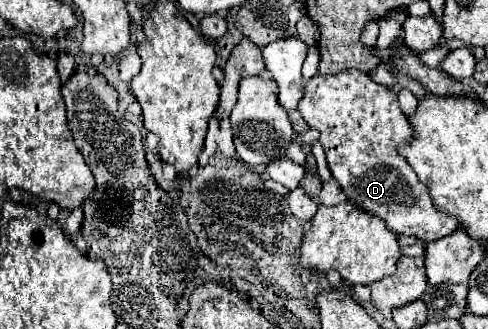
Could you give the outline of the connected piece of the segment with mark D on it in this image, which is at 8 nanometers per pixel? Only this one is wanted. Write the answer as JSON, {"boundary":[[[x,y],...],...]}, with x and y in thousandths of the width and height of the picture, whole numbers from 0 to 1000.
{"boundary":[[[740,213],[645,225],[625,243],[625,286],[609,328],[633,389],[658,401],[654,432],[666,450],[678,535],[736,638],[789,669],[805,711],[846,711],[867,736],[895,729],[941,693],[936,663],[887,632],[875,571],[818,468],[822,438],[850,426],[850,395],[822,340],[814,286],[793,261],[773,255]]]}

